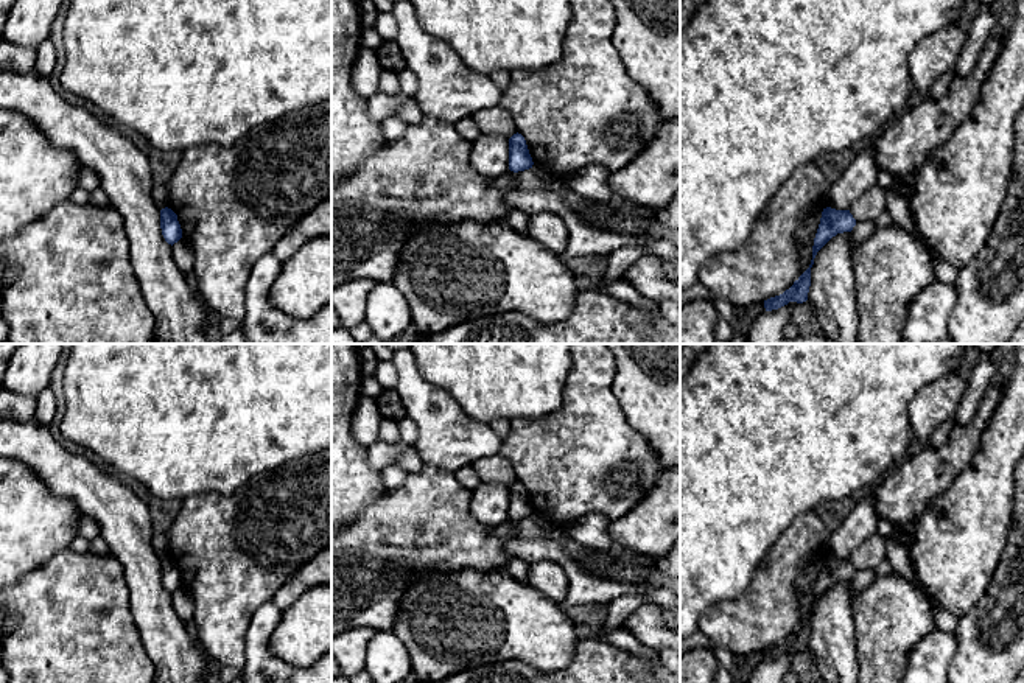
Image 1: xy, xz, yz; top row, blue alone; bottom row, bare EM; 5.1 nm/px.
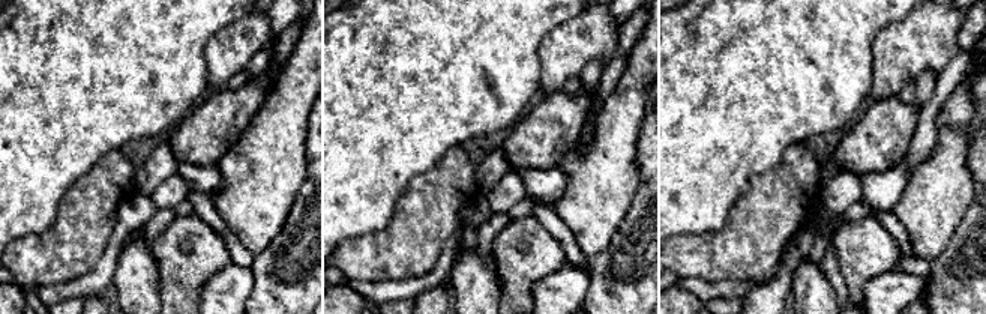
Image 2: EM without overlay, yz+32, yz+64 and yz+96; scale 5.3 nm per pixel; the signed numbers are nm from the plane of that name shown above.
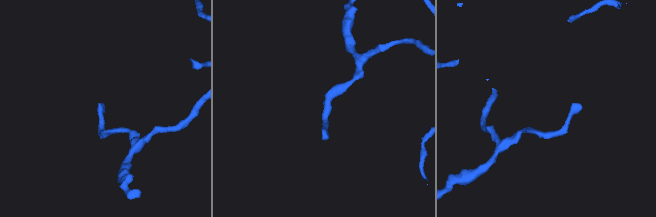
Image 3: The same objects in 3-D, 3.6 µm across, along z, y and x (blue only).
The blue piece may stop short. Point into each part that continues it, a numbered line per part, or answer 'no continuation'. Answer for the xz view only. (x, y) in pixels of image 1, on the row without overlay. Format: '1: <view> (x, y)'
no continuation

